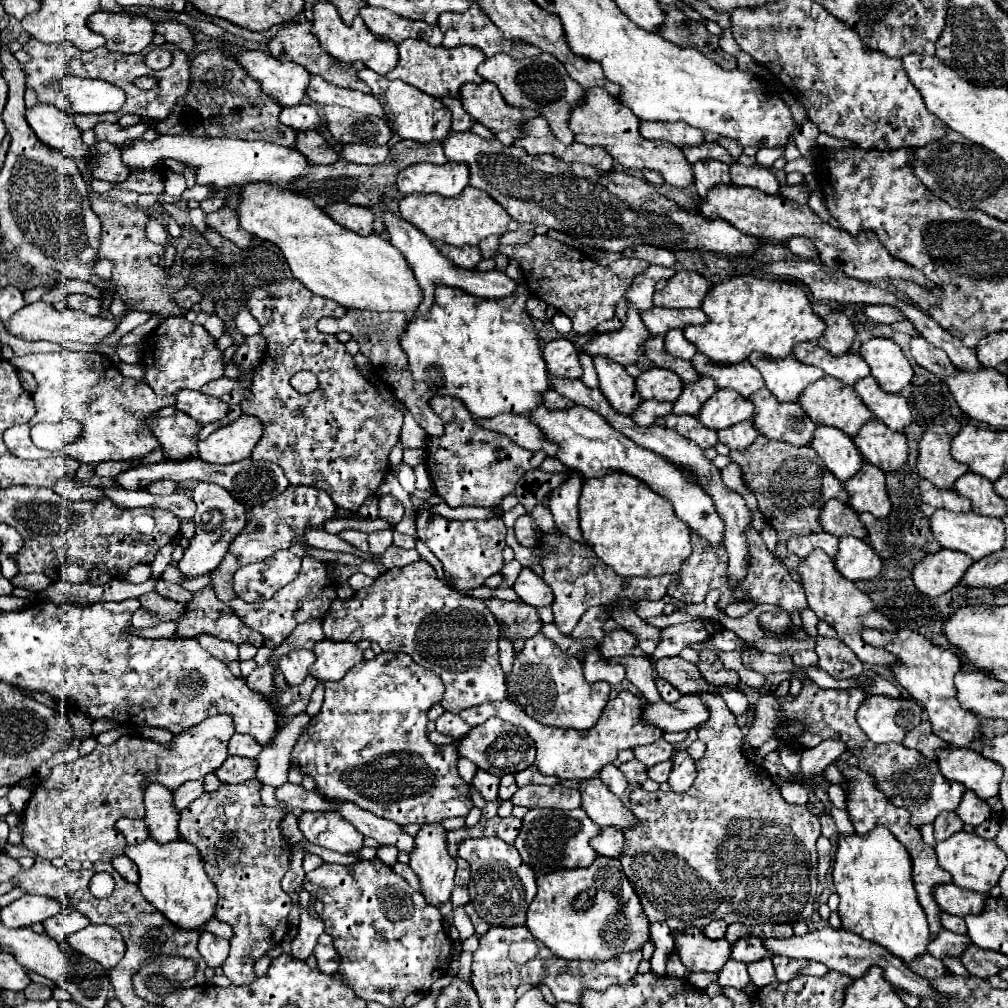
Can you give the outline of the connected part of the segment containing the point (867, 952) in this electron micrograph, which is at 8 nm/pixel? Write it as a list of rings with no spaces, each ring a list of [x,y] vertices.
[[[824,926],[822,930],[814,930],[808,932],[804,936],[790,936],[790,938],[764,938],[764,948],[768,948],[768,952],[774,952],[774,956],[788,956],[788,958],[806,958],[806,960],[816,960],[822,964],[828,964],[830,970],[848,974],[852,978],[860,978],[870,966],[880,966],[884,970],[884,978],[894,984],[900,986],[904,990],[908,990],[910,994],[918,996],[918,998],[936,998],[940,1002],[946,1002],[944,996],[940,996],[938,992],[934,992],[930,988],[930,982],[918,974],[914,974],[898,956],[892,956],[886,948],[880,948],[878,944],[872,944],[870,940],[864,940],[852,932],[846,932],[844,928],[836,930],[832,926]]]

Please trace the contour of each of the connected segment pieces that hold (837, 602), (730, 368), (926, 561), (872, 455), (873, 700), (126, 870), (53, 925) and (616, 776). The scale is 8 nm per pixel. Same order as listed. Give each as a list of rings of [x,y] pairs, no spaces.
[[[812,552],[812,556],[806,556],[800,566],[798,566],[798,574],[800,574],[800,582],[802,588],[806,592],[808,598],[808,606],[810,610],[814,610],[814,614],[818,616],[818,620],[826,620],[838,634],[838,638],[864,662],[864,664],[884,664],[890,666],[896,662],[896,656],[892,656],[890,652],[886,652],[884,648],[874,648],[870,644],[866,644],[860,636],[862,626],[870,626],[870,628],[880,628],[880,630],[896,630],[896,626],[882,616],[872,600],[860,592],[850,580],[846,580],[844,576],[840,576],[840,572],[834,568],[832,558],[826,552]]]
[[[696,352],[696,356],[690,362],[692,366],[696,366],[698,374],[714,378],[718,388],[732,388],[744,398],[748,398],[752,392],[764,386],[760,372],[756,372],[756,368],[752,368],[748,360],[738,362],[738,364],[716,364],[708,360],[708,356]]]
[[[942,548],[934,554],[922,556],[922,560],[912,568],[912,582],[926,596],[940,596],[962,580],[970,564],[972,558],[966,554]]]
[[[868,420],[852,440],[862,458],[878,466],[882,472],[894,472],[902,468],[908,458],[906,436],[892,432],[880,420]]]
[[[868,696],[864,704],[860,704],[856,720],[874,744],[900,742],[906,732],[922,722],[922,708],[914,700]]]
[[[116,856],[112,860],[112,866],[116,868],[116,872],[130,882],[138,882],[138,868],[136,864],[132,864],[132,860],[128,860],[128,856]]]
[[[64,906],[56,916],[44,920],[44,930],[46,930],[46,934],[52,936],[54,940],[64,942],[66,936],[70,936],[70,934],[86,928],[88,924],[90,924],[90,922],[88,922],[88,918],[86,918],[84,914],[76,912],[76,910],[70,908],[70,906]]]
[[[608,764],[608,766],[604,766],[602,770],[600,770],[600,778],[602,778],[602,782],[616,794],[616,796],[620,796],[624,790],[626,790],[626,786],[628,786],[628,782],[624,780],[624,774],[618,770],[618,766],[614,766],[614,764]]]

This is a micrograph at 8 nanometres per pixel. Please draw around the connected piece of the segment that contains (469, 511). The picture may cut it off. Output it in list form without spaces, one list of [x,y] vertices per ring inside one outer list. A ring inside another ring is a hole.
[[[444,502],[430,506],[428,512],[432,514],[440,514],[448,520],[484,520],[484,518],[492,518],[492,516],[500,516],[500,510],[492,510],[492,508],[478,508],[478,506],[464,506],[464,508],[450,508]]]

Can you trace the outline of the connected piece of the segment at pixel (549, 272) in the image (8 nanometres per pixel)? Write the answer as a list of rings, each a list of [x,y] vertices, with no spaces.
[[[534,236],[528,244],[520,246],[500,246],[500,252],[516,260],[528,280],[528,288],[534,296],[542,298],[548,306],[554,306],[558,312],[564,312],[572,324],[574,332],[588,334],[600,322],[612,320],[616,314],[616,302],[630,288],[632,280],[640,276],[650,264],[638,258],[620,258],[610,266],[600,266],[580,254],[576,248],[568,248],[550,236]]]

